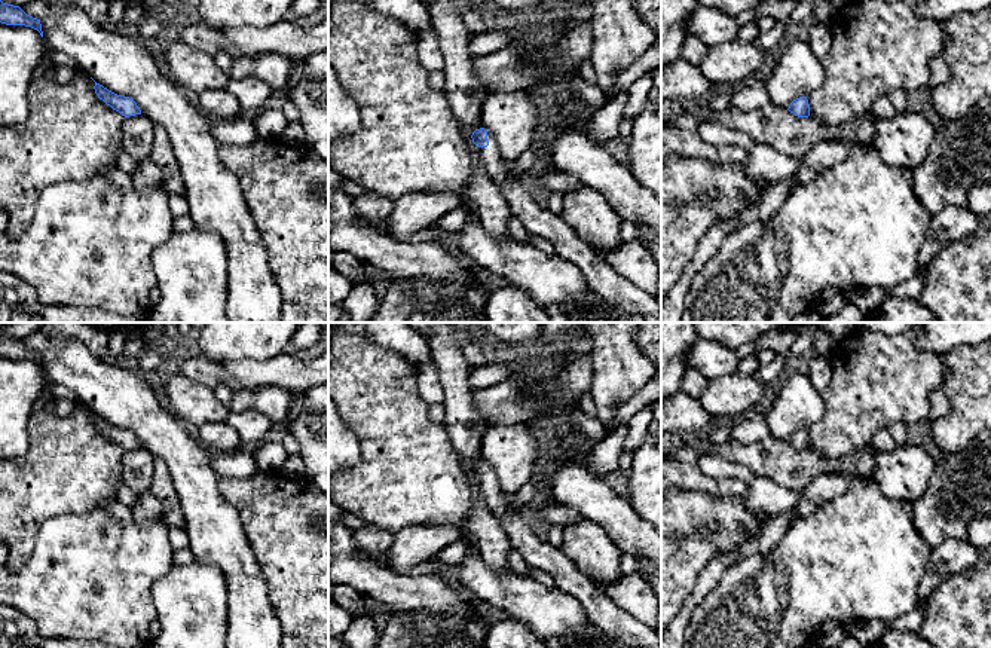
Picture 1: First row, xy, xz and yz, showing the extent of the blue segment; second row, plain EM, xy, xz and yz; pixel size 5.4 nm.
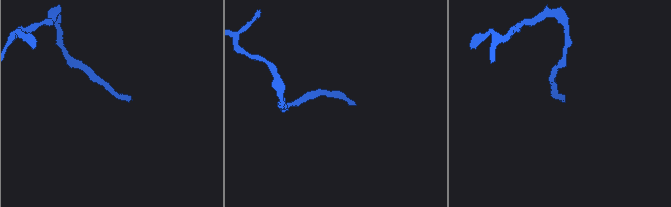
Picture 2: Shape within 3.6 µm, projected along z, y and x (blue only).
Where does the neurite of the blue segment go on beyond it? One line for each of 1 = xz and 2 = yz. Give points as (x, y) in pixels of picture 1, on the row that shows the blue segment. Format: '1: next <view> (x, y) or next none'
1: next xz (618, 293)
2: next none

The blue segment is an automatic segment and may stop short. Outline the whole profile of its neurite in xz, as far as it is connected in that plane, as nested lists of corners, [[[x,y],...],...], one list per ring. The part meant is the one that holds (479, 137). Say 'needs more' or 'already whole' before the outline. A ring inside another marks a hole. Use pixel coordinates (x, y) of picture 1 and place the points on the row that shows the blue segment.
needs more; [[[480,128],[471,135],[478,147],[486,169],[499,187],[511,214],[532,233],[550,241],[556,253],[574,263],[588,287],[603,303],[627,317],[639,314],[645,323],[661,323],[661,309],[655,296],[648,294],[620,276],[593,245],[584,242],[562,218],[541,205],[529,193],[522,180],[511,178],[511,163],[498,149],[490,131]]]

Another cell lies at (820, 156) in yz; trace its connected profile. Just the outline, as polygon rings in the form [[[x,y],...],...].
[[[850,140],[820,141],[814,144],[801,159],[793,174],[795,187],[813,180],[819,172],[850,156],[859,146]]]

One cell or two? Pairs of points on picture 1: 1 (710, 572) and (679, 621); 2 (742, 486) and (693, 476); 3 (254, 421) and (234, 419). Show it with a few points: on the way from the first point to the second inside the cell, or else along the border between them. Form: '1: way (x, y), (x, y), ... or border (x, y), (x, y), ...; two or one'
1: way (704, 584), (688, 610); one
2: way (730, 486), (710, 486), (704, 483); one
3: way (250, 421), (238, 421); one

